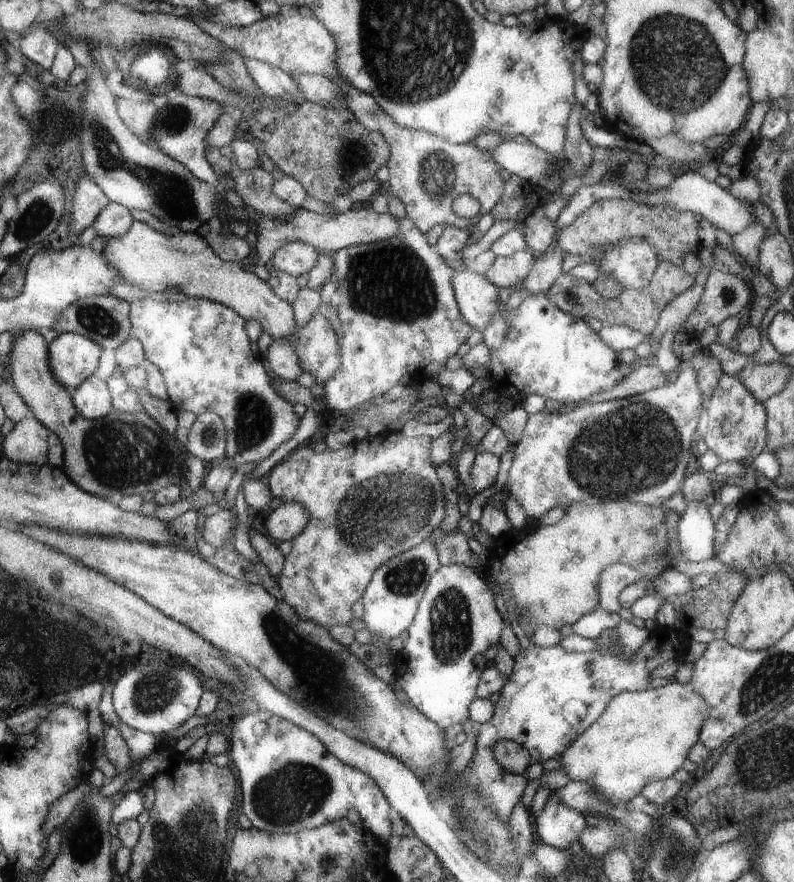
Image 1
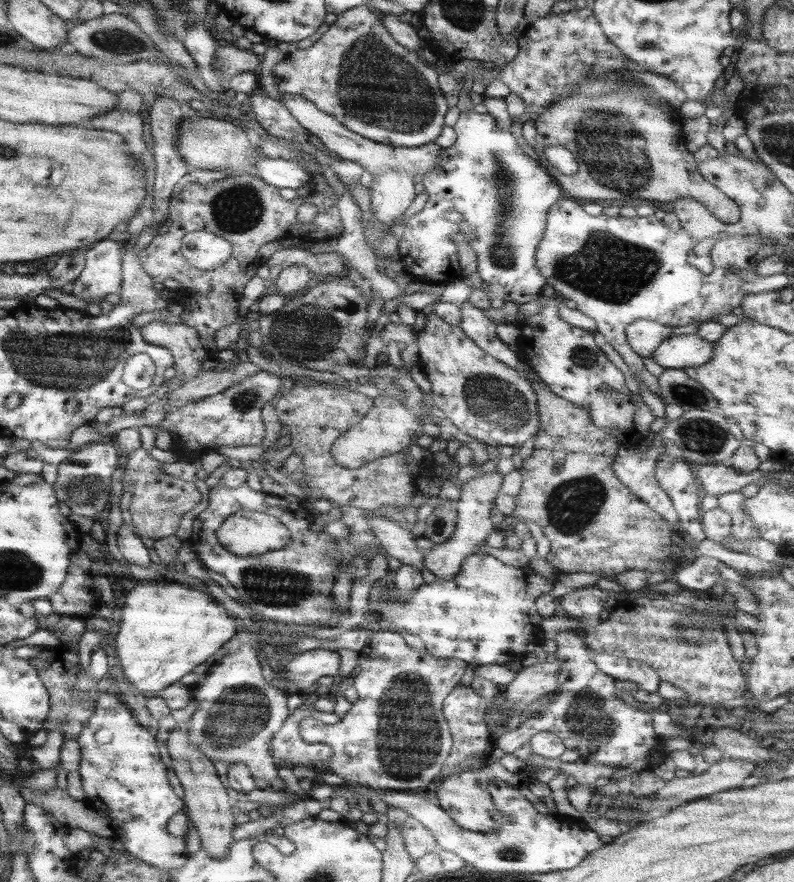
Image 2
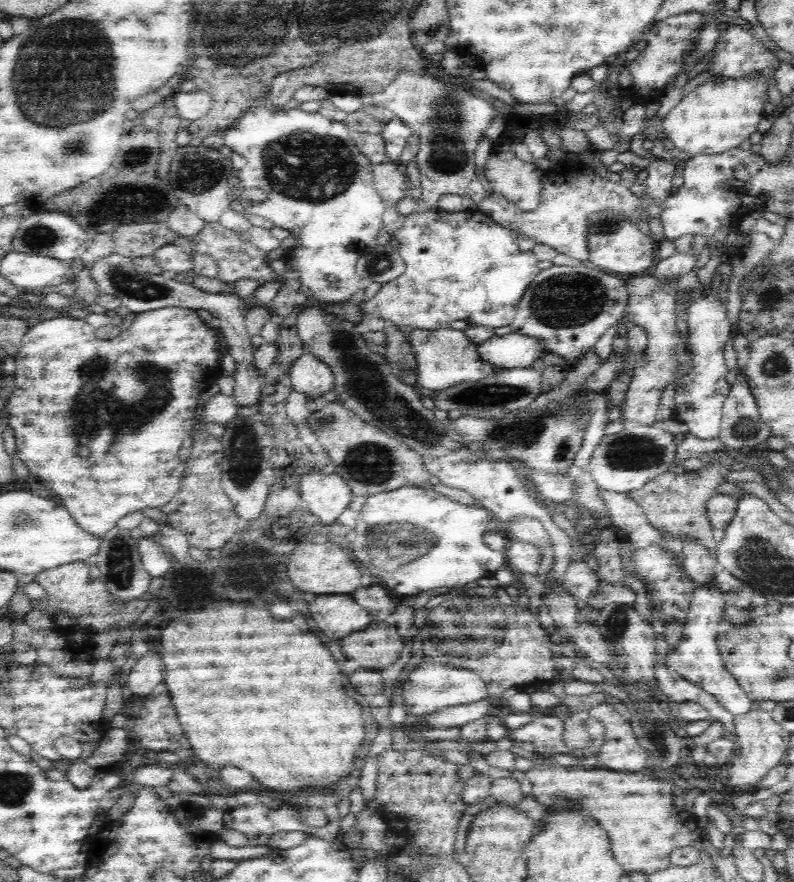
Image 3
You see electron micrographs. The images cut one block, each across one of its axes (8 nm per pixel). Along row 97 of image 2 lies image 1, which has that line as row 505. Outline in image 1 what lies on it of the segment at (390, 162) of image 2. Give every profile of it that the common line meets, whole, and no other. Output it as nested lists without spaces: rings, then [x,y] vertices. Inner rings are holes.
[[[295,502],[283,503],[271,509],[264,515],[265,534],[273,543],[279,544],[285,540],[293,540],[307,524],[307,512],[301,504]]]

